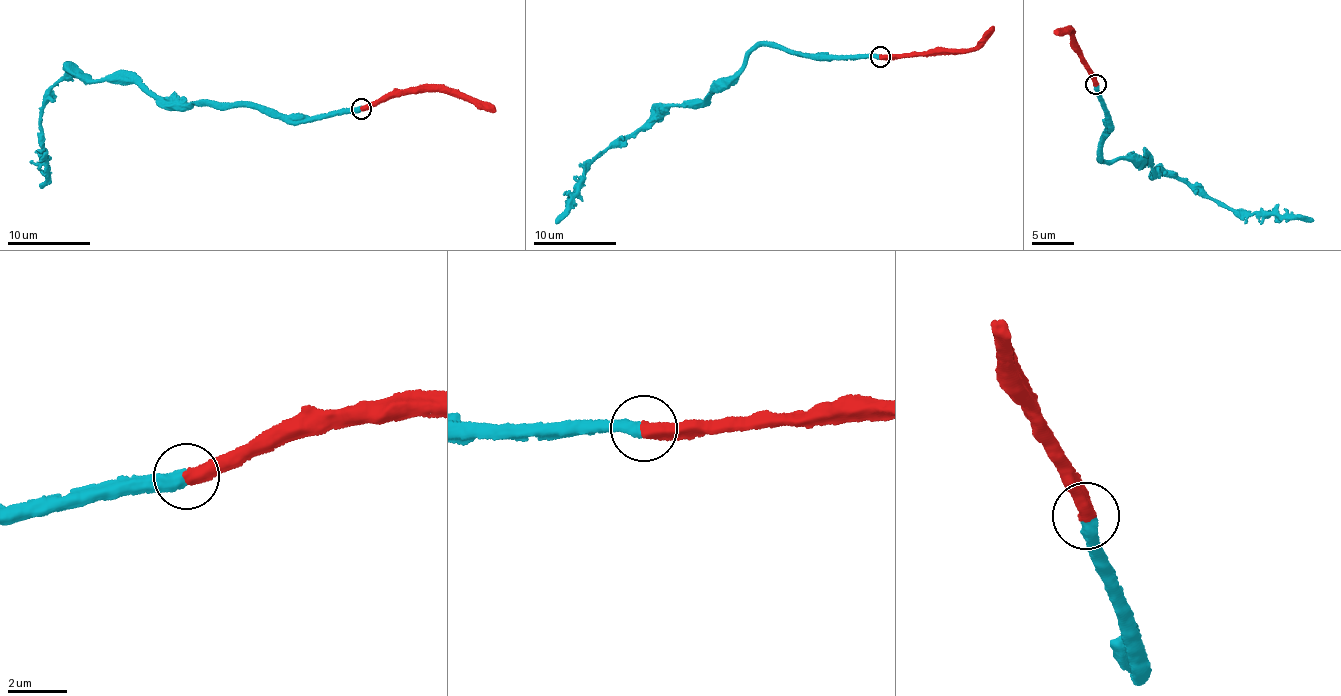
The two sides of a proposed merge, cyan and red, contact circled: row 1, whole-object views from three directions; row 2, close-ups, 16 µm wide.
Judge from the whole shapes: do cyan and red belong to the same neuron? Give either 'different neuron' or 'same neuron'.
same neuron

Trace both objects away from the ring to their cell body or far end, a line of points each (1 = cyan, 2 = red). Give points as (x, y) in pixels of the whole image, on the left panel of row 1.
1: (361, 108), (274, 119), (246, 106), (169, 105), (132, 81), (61, 80), (42, 112), (49, 161), (42, 189)
2: (361, 108), (401, 95), (441, 87), (471, 97), (494, 110)

